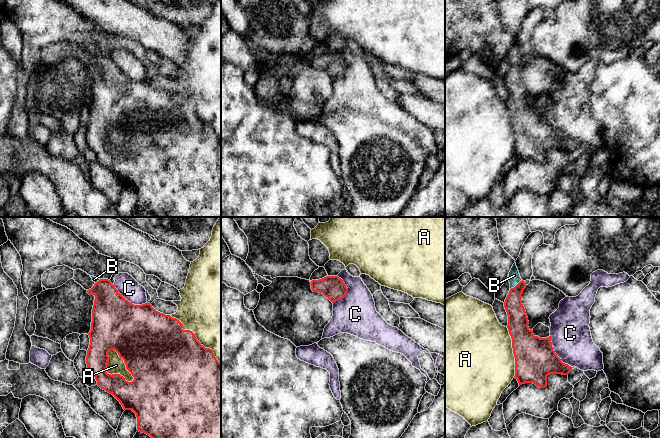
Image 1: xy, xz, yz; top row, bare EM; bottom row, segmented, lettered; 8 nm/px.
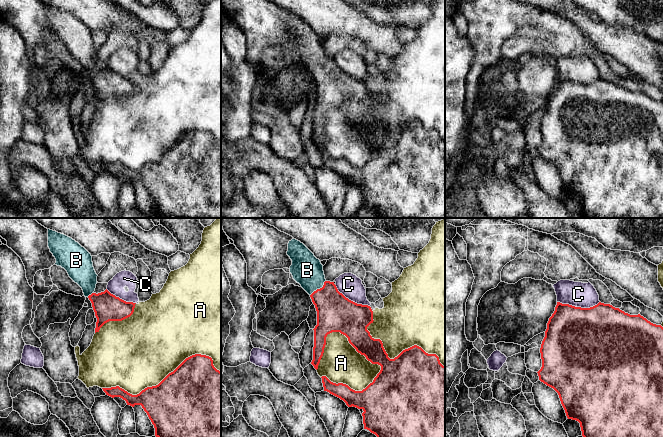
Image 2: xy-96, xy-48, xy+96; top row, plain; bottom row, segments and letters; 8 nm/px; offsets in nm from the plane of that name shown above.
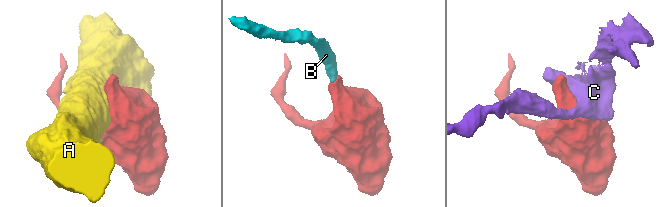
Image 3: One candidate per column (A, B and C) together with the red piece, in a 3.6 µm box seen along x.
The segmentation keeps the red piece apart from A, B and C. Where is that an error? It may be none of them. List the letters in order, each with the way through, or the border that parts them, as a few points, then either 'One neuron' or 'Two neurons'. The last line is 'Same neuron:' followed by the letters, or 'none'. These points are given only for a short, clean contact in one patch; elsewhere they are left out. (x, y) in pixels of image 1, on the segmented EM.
A: Two neurons
B: Path across: yz (513, 305), (517, 284), (514, 275). One neuron
C: Two neurons
Same neuron: B

